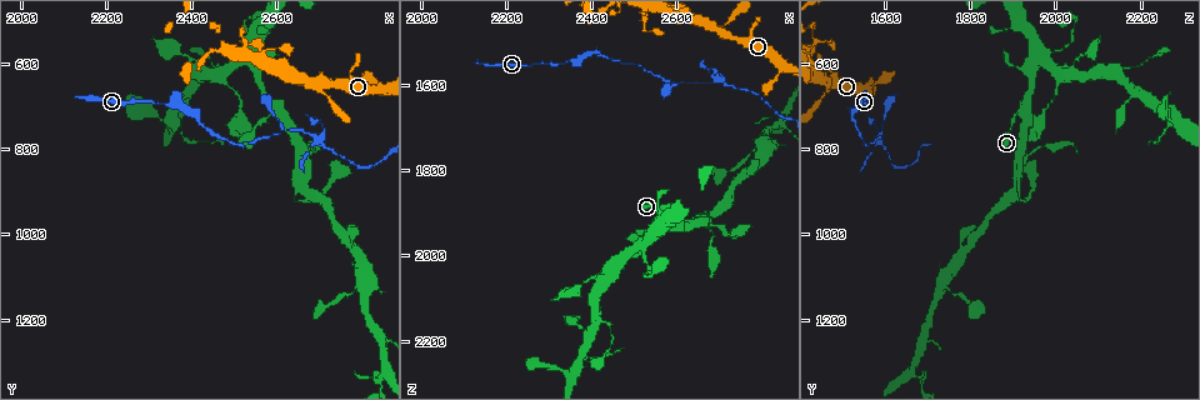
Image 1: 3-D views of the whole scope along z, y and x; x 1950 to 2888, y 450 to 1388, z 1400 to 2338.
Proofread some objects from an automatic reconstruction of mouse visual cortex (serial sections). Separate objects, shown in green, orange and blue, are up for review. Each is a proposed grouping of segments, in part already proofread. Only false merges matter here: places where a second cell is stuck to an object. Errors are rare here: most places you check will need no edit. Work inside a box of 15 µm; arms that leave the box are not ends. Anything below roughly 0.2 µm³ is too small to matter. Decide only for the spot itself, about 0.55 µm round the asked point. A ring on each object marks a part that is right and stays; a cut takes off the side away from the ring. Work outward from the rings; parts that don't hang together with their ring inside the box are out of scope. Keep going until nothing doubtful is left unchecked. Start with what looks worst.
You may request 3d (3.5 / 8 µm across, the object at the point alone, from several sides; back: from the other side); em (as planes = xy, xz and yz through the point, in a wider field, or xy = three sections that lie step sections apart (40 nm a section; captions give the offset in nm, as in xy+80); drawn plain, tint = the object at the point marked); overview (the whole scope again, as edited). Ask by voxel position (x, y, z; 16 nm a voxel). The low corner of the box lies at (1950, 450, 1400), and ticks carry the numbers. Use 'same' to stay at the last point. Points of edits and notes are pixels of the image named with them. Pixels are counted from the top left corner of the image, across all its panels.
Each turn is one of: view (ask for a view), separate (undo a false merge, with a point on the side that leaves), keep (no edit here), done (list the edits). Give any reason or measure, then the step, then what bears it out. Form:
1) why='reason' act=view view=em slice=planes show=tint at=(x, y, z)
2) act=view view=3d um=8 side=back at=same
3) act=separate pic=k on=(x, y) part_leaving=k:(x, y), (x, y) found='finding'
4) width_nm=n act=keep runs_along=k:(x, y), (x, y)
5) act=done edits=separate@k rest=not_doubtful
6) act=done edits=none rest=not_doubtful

why='narrows sharply' act=view view=3d um=8 at=(2840, 1340, 1685)

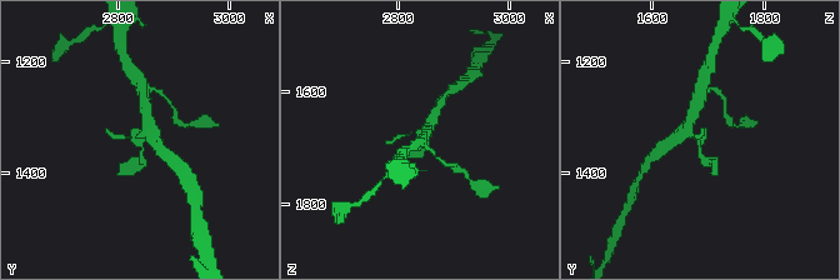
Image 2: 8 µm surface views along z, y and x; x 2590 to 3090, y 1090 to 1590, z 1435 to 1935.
why='zoom in' act=view view=3d um=3.5 at=(2835, 1340, 1680)

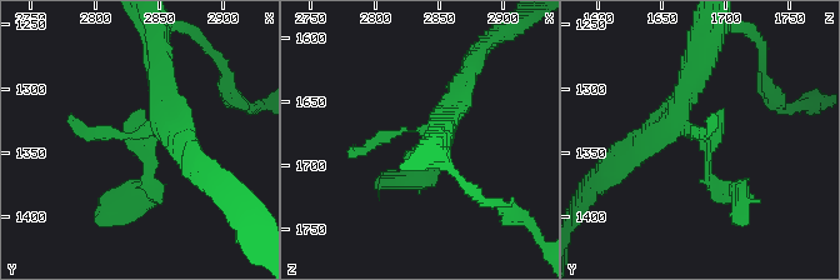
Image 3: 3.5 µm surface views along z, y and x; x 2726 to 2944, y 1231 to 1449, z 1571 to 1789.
act=keep runs_along=3:(160, 74), (138, 189) found='continuous, no second cell'

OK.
why='thin neck' act=view view=em slice=planes show=tint at=(2620, 760, 1595)

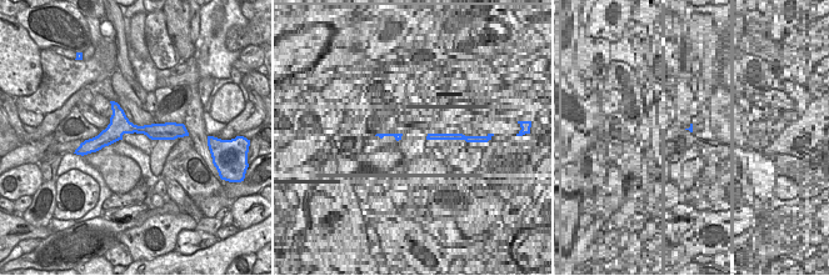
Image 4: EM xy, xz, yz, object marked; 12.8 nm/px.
act=view view=3d um=3.5 at=same

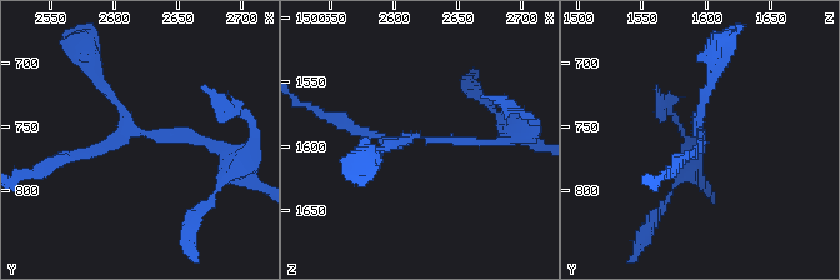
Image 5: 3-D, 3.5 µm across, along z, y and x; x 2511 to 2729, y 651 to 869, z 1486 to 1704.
arm_widths_nm=100,150 act=keep found='continuous, no second cell'

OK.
why='narrows sharply' act=view view=3d um=8 side=back at=(2675, 760, 1600)

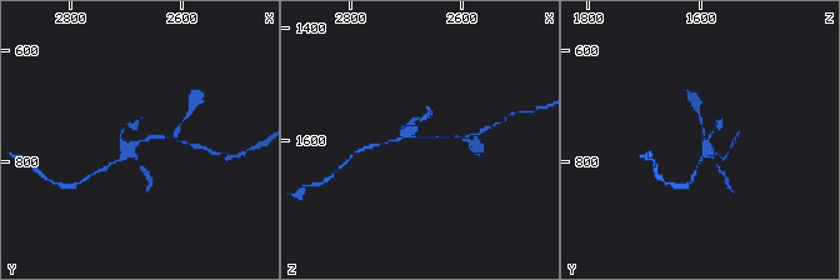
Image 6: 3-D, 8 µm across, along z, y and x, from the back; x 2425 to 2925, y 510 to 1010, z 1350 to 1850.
act=view view=3d um=3.5 side=back at=(2680, 755, 1595)

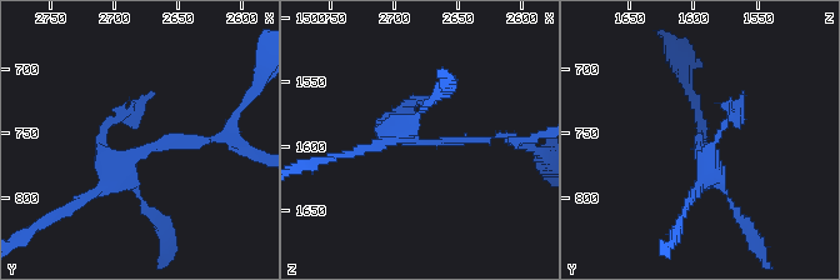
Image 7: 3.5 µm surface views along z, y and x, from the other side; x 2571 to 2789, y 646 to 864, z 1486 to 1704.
act=keep found='continuous, no second cell'

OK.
act=done edits=none rest=not_doubtful

